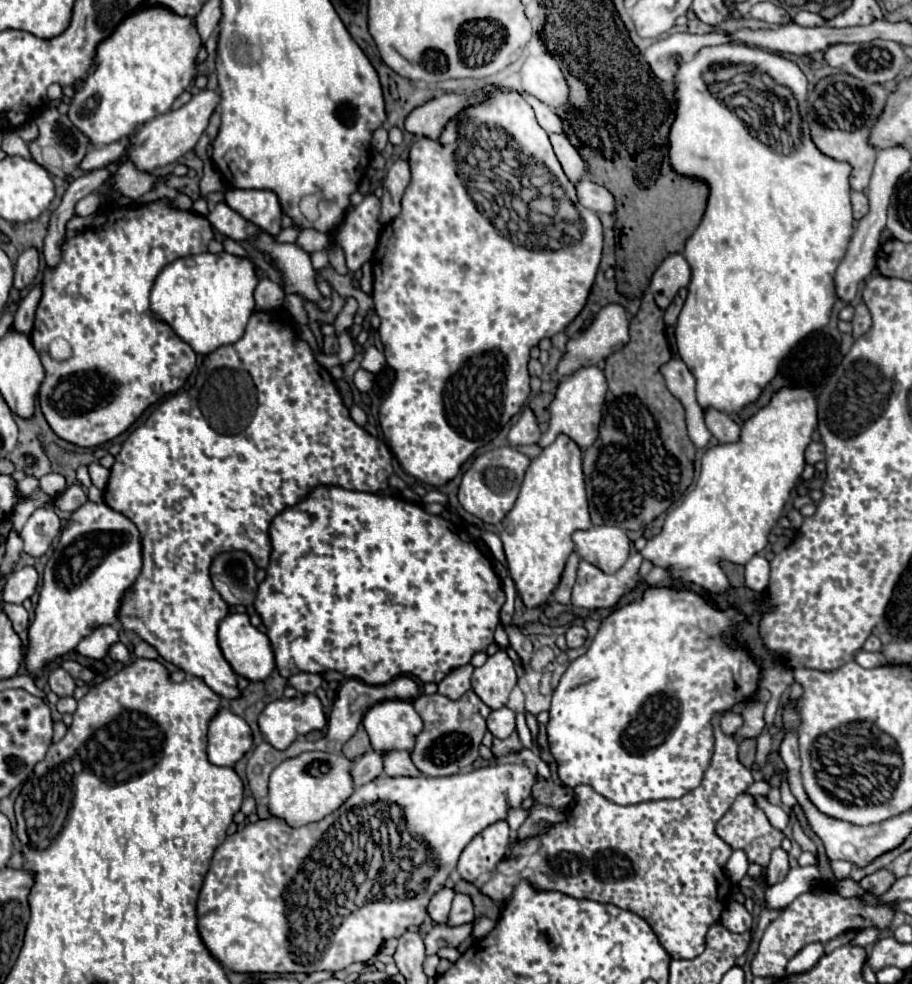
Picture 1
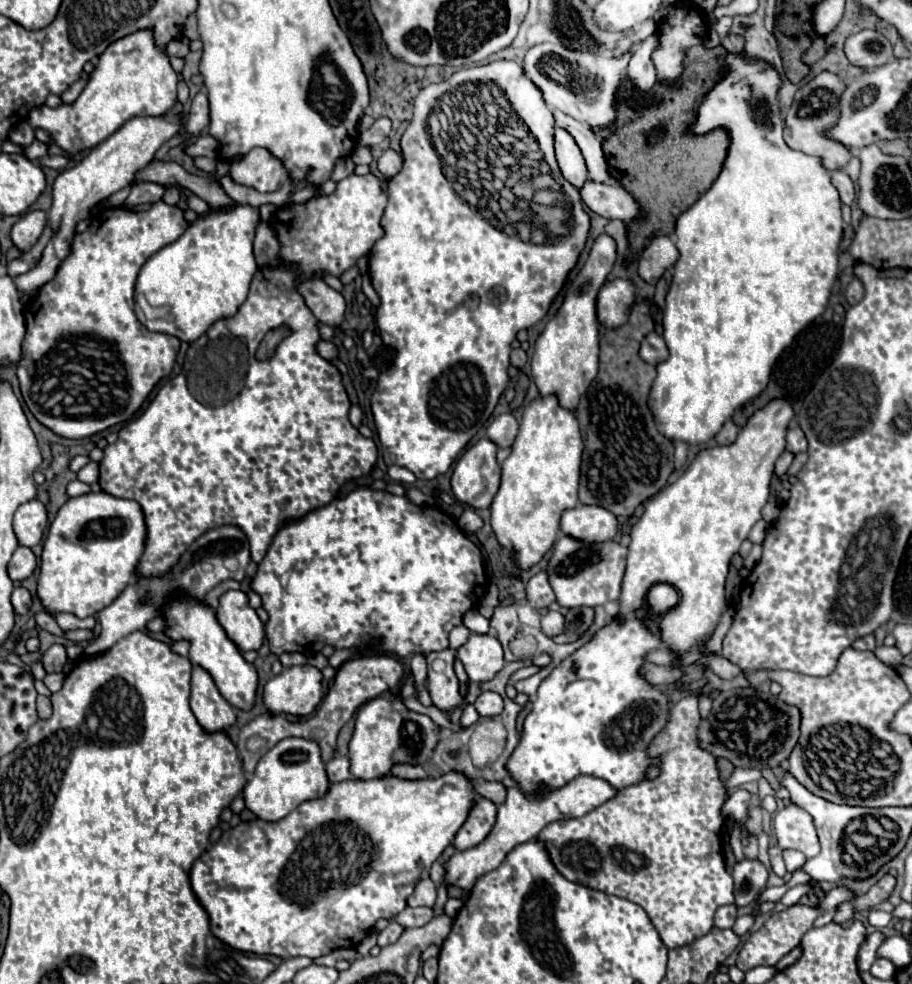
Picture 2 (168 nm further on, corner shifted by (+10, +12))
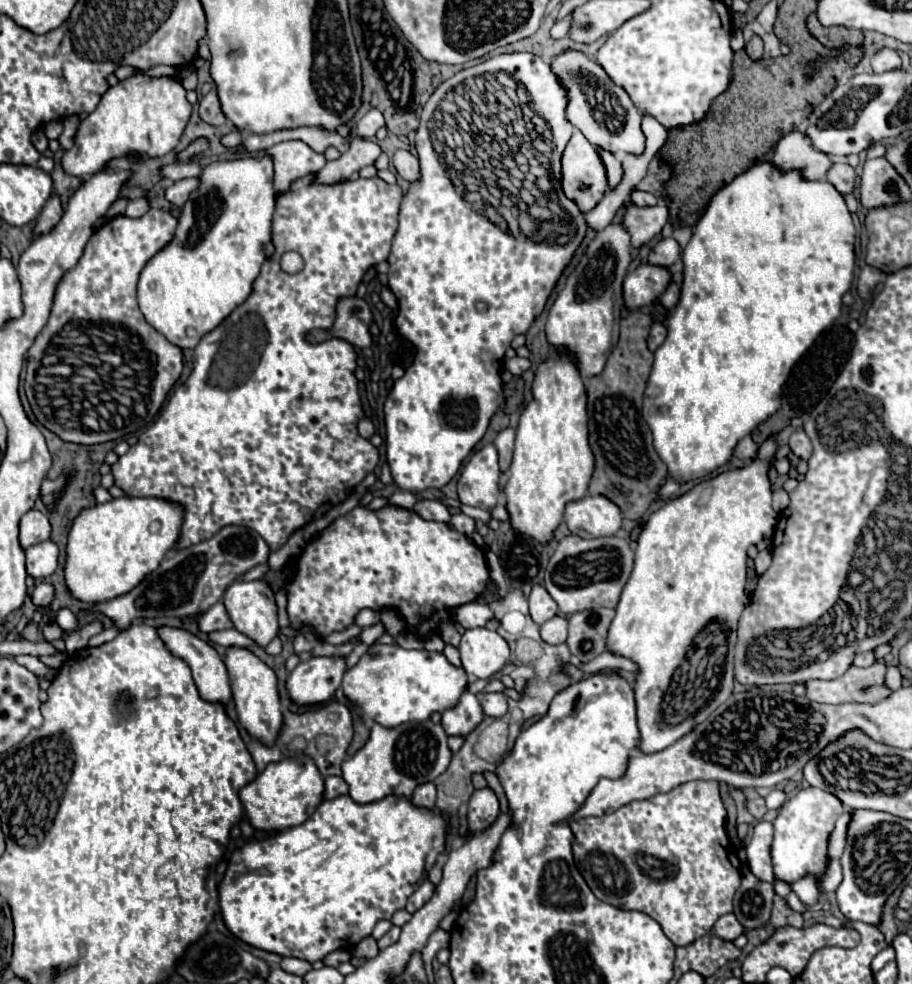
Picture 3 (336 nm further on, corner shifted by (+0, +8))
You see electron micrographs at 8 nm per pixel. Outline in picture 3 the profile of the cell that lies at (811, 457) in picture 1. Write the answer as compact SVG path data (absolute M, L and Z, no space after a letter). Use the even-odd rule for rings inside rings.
M796 430L792 436L790 436L790 448L792 448L792 452L798 456L798 458L804 458L804 460L808 460L810 458L810 454L812 454L812 442L810 442L810 438L804 434L804 430Z

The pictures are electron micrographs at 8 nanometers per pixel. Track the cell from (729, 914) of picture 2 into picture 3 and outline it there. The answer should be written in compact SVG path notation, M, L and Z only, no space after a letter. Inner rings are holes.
M724 914L716 924L714 924L714 932L722 938L722 940L736 940L744 928L742 924L738 924L738 918L734 914Z

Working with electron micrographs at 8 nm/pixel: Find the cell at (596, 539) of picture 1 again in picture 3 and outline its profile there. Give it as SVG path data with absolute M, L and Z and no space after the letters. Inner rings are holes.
M584 496L566 504L564 520L572 534L582 538L614 536L622 526L620 508L604 496Z

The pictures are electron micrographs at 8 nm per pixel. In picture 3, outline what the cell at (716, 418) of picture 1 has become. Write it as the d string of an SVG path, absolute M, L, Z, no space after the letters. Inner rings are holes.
M744 436L738 444L736 444L736 448L734 448L734 456L736 458L740 458L740 460L752 460L754 458L754 454L756 454L756 444L754 444L754 440L750 438L750 436Z

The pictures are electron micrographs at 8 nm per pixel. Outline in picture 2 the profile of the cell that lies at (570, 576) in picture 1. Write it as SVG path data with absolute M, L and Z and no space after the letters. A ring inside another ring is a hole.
M538 572L528 580L528 584L526 584L526 600L528 600L528 604L532 608L536 608L536 610L548 608L554 602L554 598L556 596L554 596L544 572Z

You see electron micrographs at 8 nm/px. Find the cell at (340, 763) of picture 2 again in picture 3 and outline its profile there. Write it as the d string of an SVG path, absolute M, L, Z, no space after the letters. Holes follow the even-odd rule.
M328 776L324 782L326 790L324 790L324 798L336 798L342 794L348 794L348 784L342 780L342 776Z

